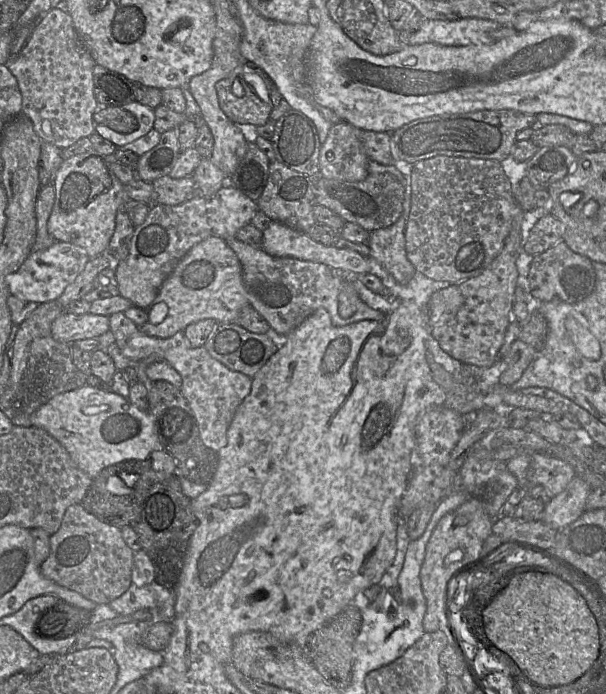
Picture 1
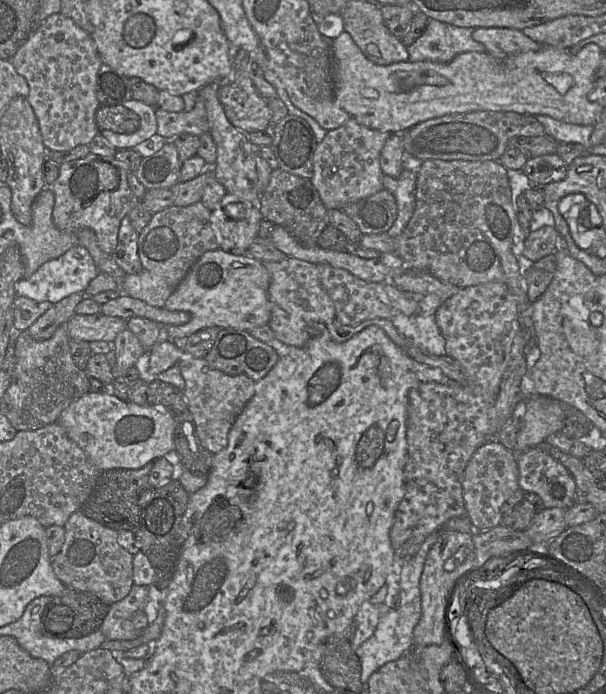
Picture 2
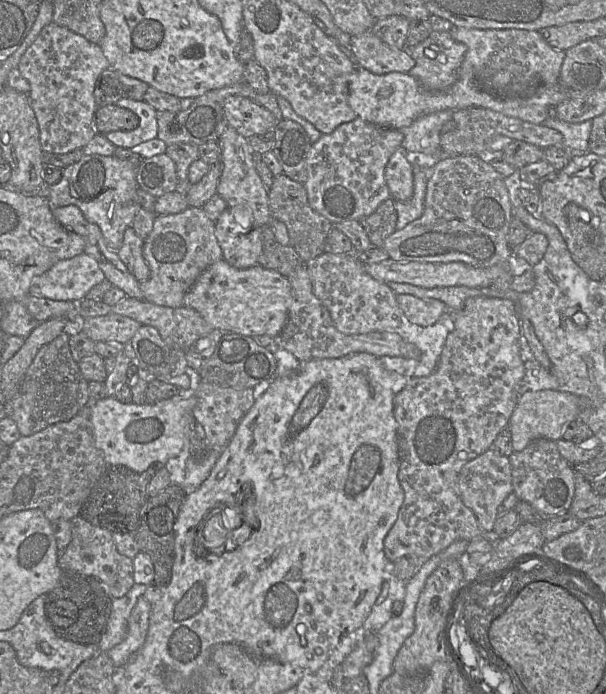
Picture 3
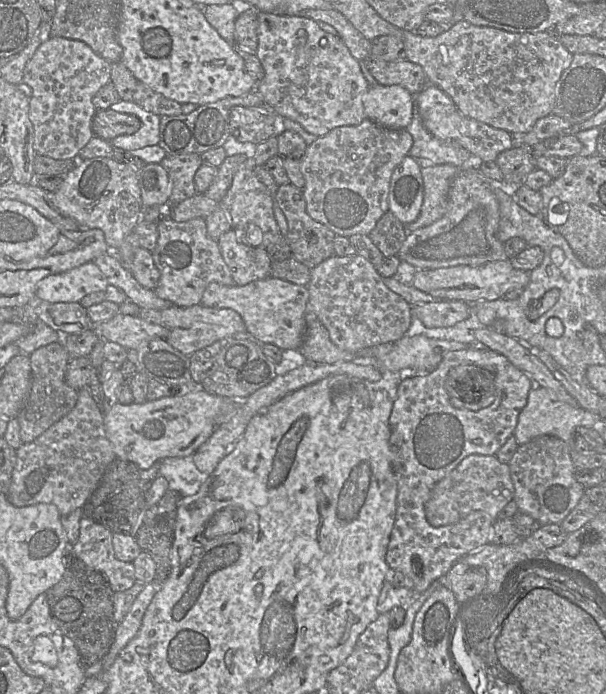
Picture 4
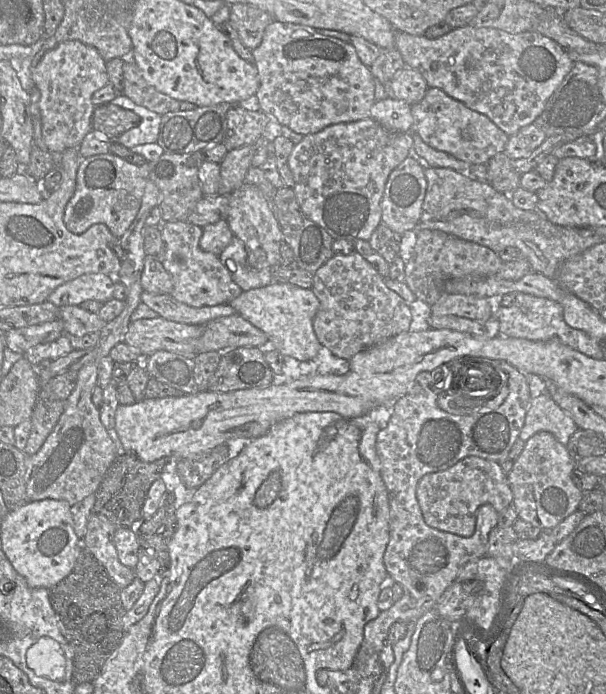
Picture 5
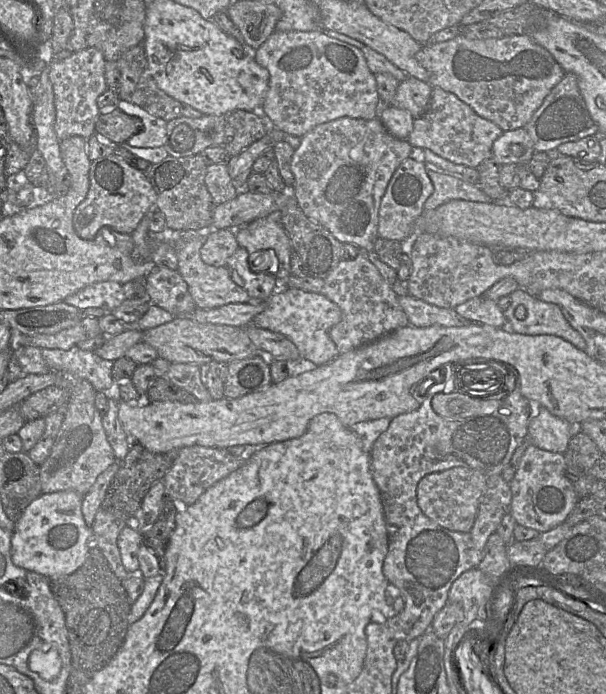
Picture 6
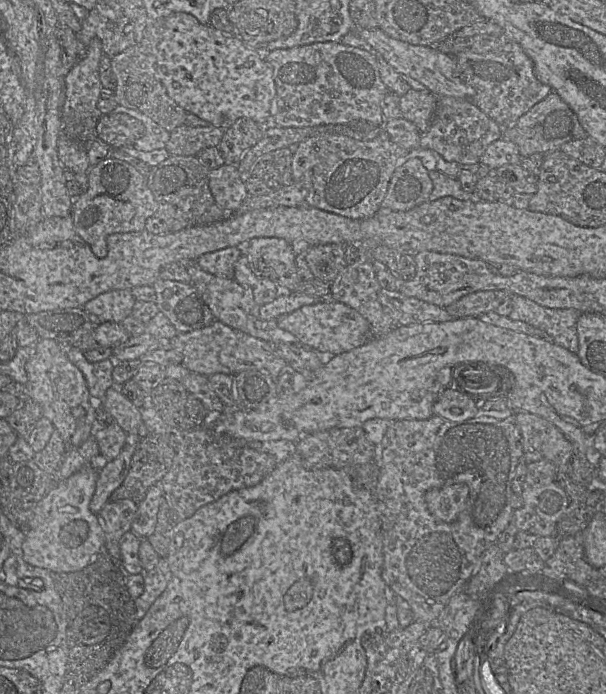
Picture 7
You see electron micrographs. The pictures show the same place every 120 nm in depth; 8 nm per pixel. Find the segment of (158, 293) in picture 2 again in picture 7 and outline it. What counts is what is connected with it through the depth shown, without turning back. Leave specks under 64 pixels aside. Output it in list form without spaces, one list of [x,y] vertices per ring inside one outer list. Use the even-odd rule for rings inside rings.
[[[197,262],[186,264],[187,271],[191,277],[191,284],[199,292],[206,305],[211,310],[215,320],[227,326],[246,333],[250,336],[273,343],[301,344],[290,332],[281,329],[276,320],[261,320],[258,318],[259,306],[256,304],[250,290],[242,287],[235,279],[226,279],[205,272]]]

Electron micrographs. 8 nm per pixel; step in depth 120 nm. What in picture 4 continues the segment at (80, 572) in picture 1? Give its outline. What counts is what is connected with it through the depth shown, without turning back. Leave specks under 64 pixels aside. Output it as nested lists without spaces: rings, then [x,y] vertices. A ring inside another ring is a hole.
[[[82,517],[79,525],[79,537],[71,545],[75,555],[87,566],[103,574],[115,593],[131,588],[136,582],[134,565],[116,558],[112,532],[87,517]]]

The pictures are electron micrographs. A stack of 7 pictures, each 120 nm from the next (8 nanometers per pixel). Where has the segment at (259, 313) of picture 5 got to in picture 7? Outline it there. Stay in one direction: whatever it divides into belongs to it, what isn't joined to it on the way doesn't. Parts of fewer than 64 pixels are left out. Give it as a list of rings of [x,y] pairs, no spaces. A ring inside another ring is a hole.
[[[322,301],[305,305],[292,313],[279,316],[276,322],[281,329],[293,334],[303,346],[316,351],[322,356],[336,356],[348,352],[371,339],[369,322],[356,310],[338,301]]]

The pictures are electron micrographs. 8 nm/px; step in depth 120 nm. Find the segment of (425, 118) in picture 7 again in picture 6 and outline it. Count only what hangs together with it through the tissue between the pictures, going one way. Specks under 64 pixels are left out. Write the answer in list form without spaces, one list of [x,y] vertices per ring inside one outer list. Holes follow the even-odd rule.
[[[407,77],[399,82],[392,105],[405,109],[417,118],[427,110],[433,87],[415,77]]]

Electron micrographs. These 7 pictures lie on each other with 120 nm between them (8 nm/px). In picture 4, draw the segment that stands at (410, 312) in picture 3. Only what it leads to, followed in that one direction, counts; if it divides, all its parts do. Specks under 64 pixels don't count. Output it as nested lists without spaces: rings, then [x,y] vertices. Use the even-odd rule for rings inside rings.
[[[458,300],[416,303],[411,306],[411,319],[416,316],[427,328],[449,327],[471,315],[470,304]]]

